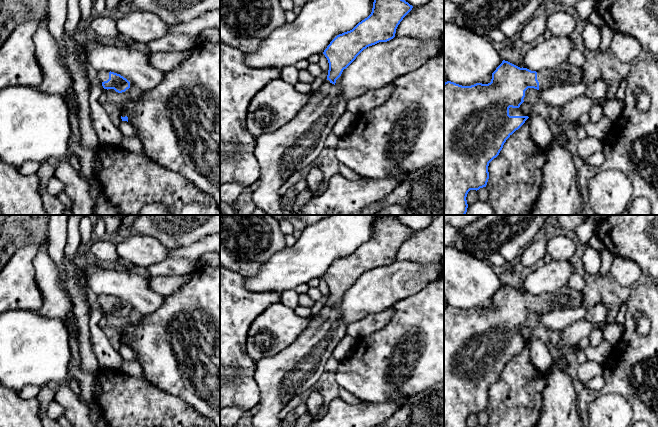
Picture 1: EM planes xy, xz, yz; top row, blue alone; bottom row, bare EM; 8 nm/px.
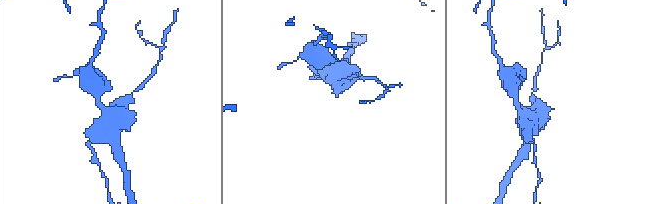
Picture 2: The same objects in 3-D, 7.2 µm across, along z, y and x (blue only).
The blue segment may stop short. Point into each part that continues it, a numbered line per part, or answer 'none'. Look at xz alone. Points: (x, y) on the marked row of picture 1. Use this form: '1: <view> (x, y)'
1: xz (297, 144)

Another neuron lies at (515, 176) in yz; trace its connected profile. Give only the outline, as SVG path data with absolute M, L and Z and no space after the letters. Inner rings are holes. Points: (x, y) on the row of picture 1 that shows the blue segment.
M530 118L489 163L487 202L495 215L532 215L541 189L545 152L531 139L529 127Z

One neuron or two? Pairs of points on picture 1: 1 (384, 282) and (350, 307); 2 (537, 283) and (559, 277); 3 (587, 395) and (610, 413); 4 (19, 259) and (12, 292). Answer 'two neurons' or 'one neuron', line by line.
1: one neuron
2: one neuron
3: two neurons
4: one neuron

